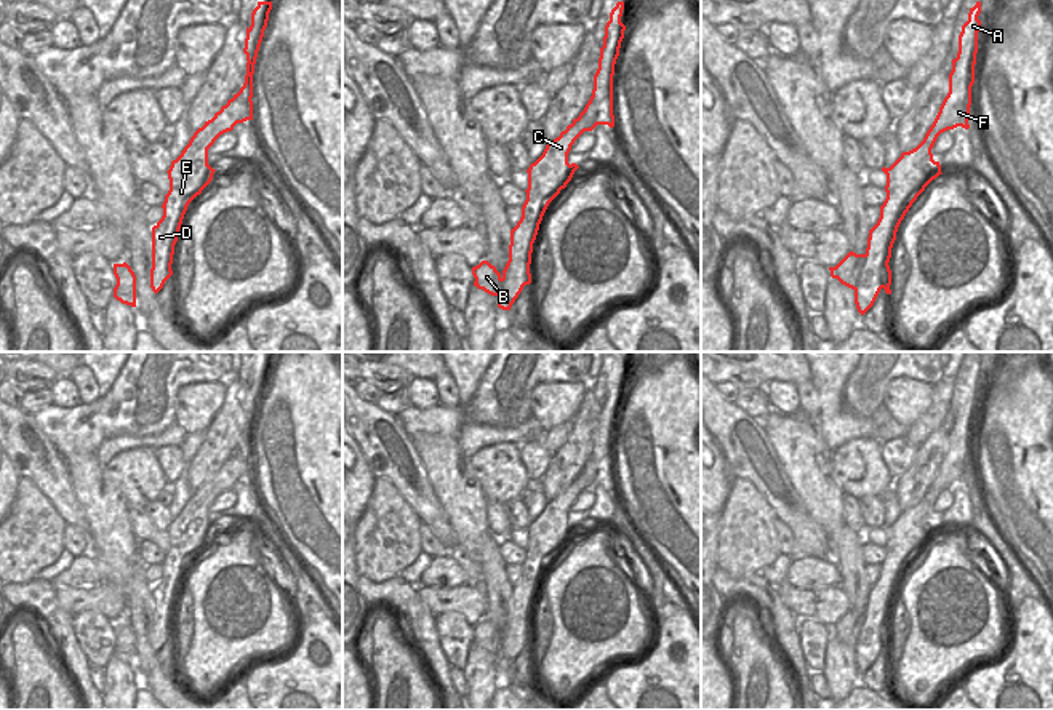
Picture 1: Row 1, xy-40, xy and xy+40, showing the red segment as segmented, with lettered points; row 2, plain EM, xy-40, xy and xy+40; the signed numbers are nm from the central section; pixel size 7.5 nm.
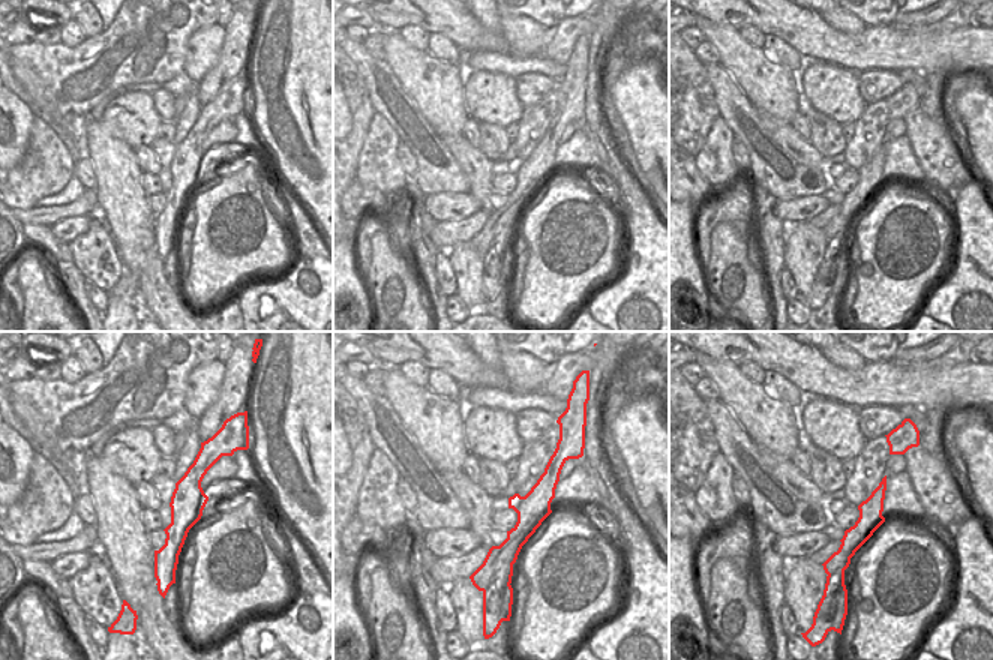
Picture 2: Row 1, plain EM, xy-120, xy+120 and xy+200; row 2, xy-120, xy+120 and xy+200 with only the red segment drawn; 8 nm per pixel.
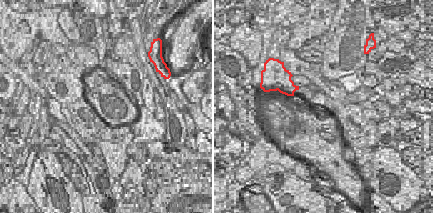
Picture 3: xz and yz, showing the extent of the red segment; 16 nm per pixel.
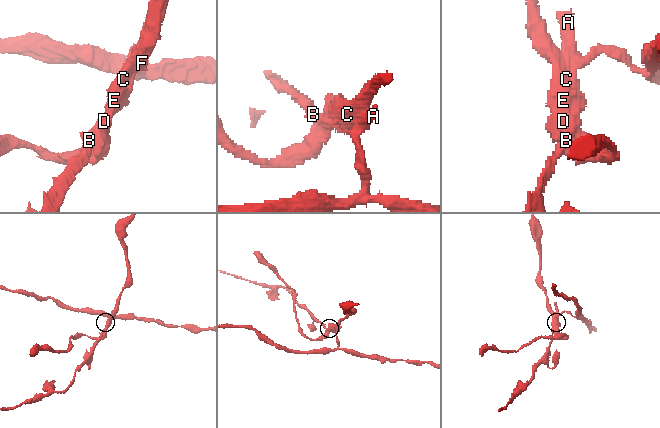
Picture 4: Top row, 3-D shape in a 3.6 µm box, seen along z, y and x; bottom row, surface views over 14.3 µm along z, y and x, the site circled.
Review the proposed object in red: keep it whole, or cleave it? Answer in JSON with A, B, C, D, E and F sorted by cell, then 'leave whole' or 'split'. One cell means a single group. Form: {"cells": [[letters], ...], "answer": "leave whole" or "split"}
{"cells": [["A", "B", "F"], ["C", "D", "E"]], "answer": "split"}

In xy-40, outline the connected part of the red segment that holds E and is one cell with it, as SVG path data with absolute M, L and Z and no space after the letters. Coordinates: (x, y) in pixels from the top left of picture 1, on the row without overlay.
M237 451L194 491L181 513L171 520L166 529L170 548L162 563L163 574L152 585L150 646L155 652L173 633L174 603L187 564L211 540L216 529L208 523L208 507L221 493L246 478L253 478L253 459L246 451Z

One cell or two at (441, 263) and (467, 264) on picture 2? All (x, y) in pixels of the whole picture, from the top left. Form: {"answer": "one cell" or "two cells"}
{"answer": "two cells"}

